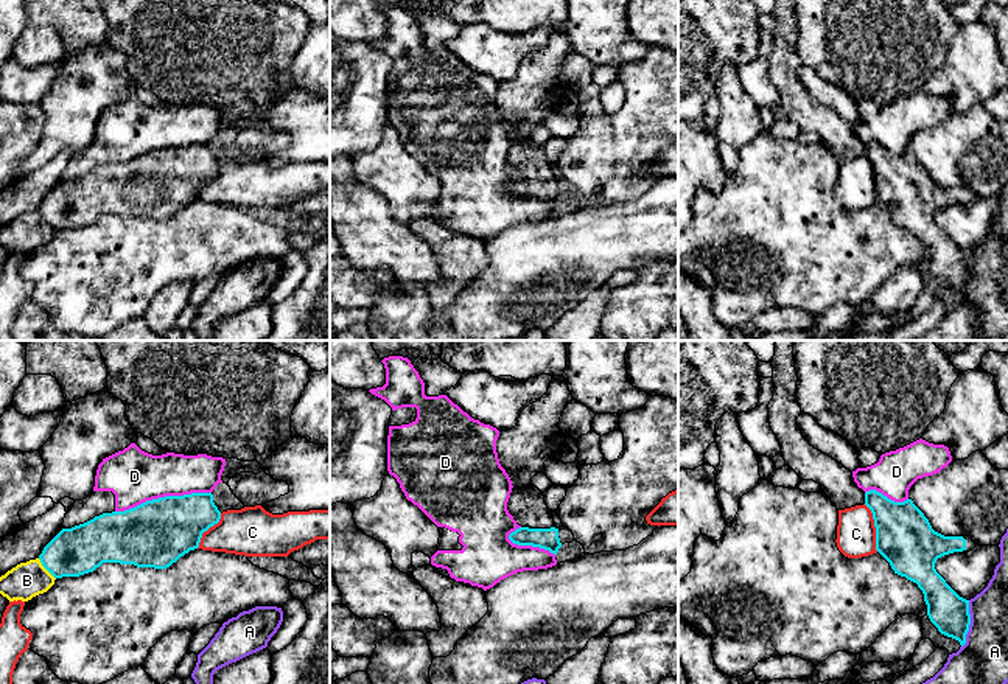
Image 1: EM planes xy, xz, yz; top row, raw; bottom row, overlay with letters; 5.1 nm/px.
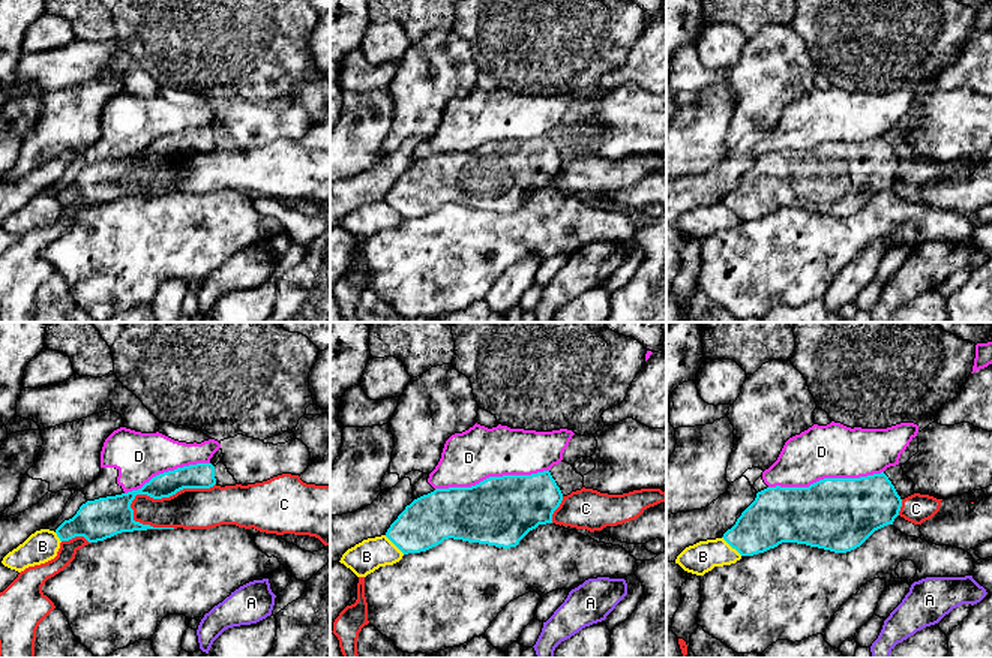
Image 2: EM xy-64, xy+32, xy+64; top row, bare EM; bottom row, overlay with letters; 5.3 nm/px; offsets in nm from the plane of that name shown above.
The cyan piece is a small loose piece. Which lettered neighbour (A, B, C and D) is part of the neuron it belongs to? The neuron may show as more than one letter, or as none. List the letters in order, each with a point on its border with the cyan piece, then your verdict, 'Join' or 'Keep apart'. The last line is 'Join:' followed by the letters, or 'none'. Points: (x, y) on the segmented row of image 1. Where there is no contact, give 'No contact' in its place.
A: Touches cyan at yz (969, 624). Keep apart
B: Touches cyan at xy (45, 568). Keep apart
C: Touches cyan at yz (874, 526). Keep apart
D: Touches cyan at xy (162, 498). Keep apart
Join: none

